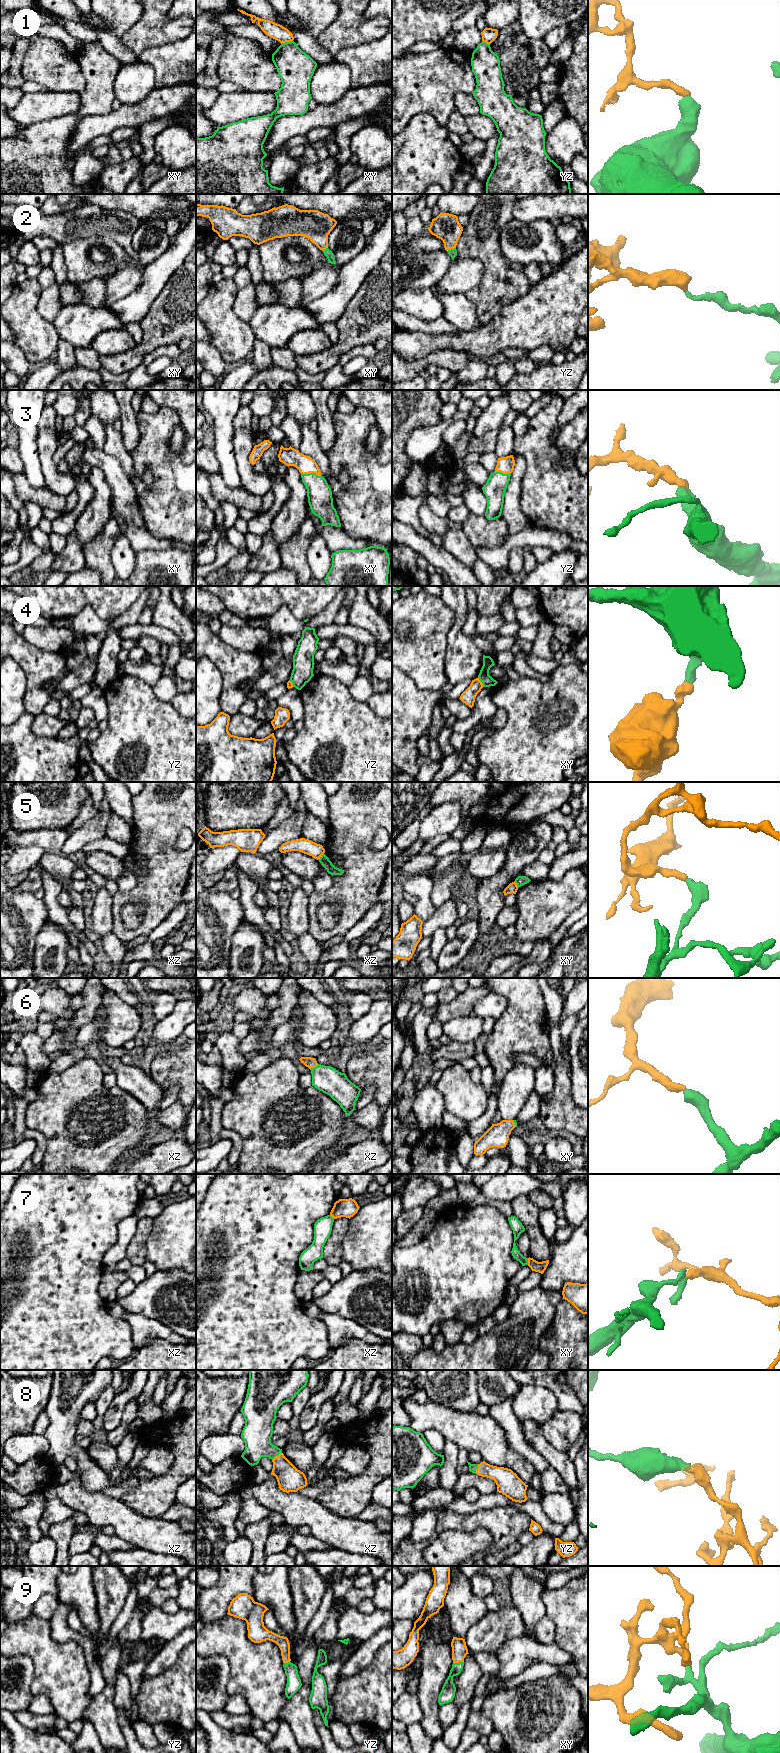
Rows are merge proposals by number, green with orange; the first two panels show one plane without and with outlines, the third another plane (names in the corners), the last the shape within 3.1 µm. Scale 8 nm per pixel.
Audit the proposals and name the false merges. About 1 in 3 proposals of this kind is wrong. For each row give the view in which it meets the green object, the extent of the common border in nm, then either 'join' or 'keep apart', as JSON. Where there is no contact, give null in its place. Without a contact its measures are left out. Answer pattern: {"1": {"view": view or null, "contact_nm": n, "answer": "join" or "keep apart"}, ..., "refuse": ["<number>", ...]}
{"1": {"view": "xy", "contact_nm": 100, "answer": "keep apart"}, "2": {"view": "yz", "contact_nm": 80, "answer": "join"}, "3": {"view": "xy", "contact_nm": 170, "answer": "join"}, "4": {"view": "xy", "contact_nm": 90, "answer": "keep apart"}, "5": {"view": "xz", "contact_nm": 70, "answer": "keep apart"}, "6": {"view": "xz", "contact_nm": 80, "answer": "join"}, "7": {"view": "xy", "contact_nm": 60, "answer": "keep apart"}, "8": {"view": "xz", "contact_nm": 110, "answer": "join"}, "9": {"view": "xy", "contact_nm": 90, "answer": "join"}, "refuse": ["1", "4", "5", "7"]}

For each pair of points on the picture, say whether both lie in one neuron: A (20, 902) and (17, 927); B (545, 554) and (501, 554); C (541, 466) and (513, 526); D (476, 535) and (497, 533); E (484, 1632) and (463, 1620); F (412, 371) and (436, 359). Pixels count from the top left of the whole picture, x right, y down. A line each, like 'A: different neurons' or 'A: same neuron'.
A: same neuron
B: different neurons
C: different neurons
D: same neuron
E: different neurons
F: same neuron

